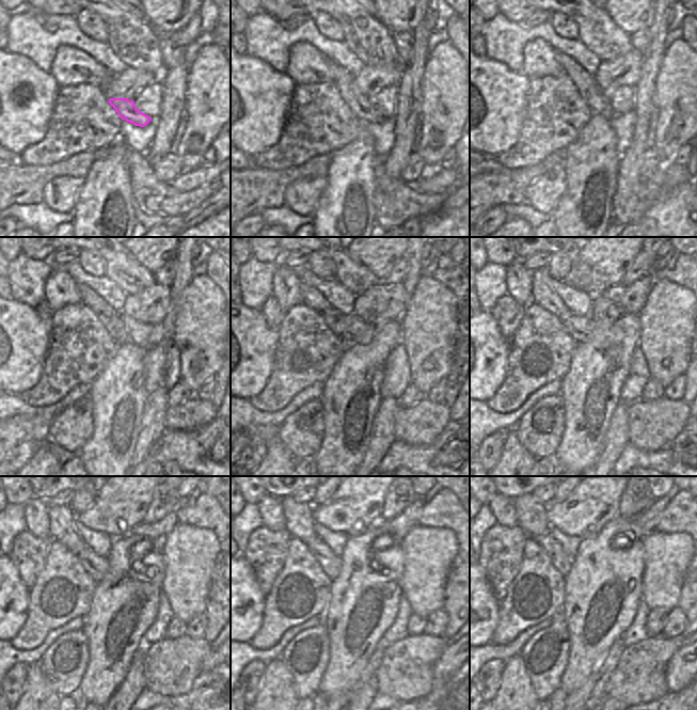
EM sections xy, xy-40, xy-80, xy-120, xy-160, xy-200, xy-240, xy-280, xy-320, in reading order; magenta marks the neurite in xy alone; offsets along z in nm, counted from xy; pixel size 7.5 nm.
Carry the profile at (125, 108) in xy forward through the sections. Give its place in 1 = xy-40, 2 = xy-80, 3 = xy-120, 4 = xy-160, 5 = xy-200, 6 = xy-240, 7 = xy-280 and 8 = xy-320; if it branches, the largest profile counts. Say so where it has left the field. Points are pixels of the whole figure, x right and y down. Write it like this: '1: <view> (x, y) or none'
1: xy-40 (359, 104)
2: xy-80 (593, 96)
3: xy-120 (110, 318)
4: xy-160 (310, 297)
5: xy-200 (542, 294)
6: xy-240 (61, 529)
7: xy-280 (299, 522)
8: xy-320 (532, 518)

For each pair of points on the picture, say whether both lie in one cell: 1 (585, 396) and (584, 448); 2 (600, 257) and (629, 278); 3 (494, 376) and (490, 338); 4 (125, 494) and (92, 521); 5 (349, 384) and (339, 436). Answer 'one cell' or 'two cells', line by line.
1: one cell
2: two cells
3: one cell
4: one cell
5: one cell

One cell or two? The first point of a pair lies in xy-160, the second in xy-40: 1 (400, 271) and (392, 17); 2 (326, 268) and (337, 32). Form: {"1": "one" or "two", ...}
{"1": "two", "2": "one"}

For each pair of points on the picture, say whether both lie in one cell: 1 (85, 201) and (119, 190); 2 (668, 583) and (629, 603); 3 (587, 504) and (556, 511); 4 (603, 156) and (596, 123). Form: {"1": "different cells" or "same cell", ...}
{"1": "same cell", "2": "different cells", "3": "same cell", "4": "same cell"}

